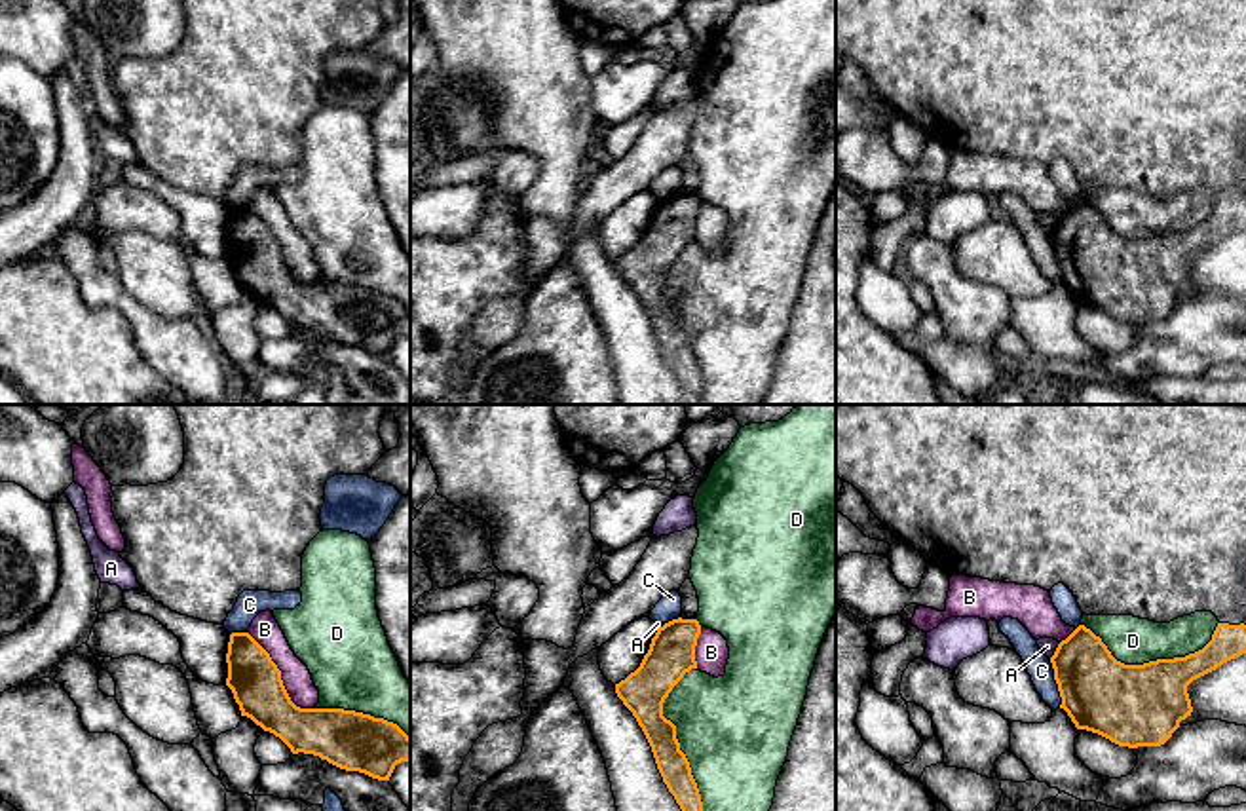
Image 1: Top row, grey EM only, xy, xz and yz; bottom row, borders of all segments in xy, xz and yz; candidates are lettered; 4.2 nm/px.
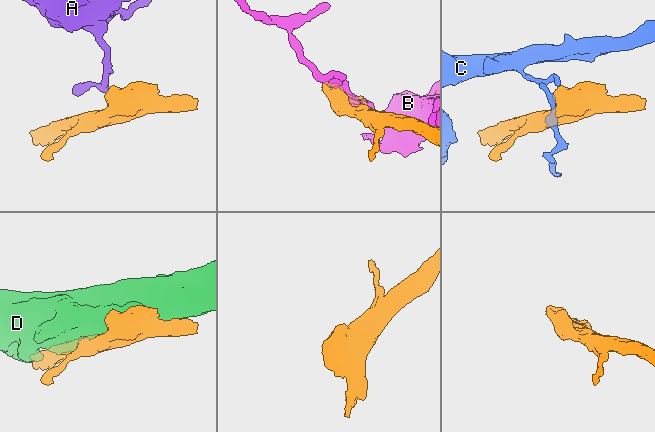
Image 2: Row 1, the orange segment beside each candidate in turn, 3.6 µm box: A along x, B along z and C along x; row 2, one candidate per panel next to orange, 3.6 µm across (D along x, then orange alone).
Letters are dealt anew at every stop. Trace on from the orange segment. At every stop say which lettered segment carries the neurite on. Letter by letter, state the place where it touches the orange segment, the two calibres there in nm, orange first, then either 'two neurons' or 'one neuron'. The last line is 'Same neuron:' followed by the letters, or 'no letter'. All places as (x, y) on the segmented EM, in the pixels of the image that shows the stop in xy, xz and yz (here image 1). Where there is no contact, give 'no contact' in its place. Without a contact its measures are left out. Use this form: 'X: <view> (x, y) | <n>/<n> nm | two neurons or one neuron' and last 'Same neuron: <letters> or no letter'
A: yz (1057, 650) | 320/70 nm | two neurons
B: xy (280, 677) | 220/120 nm | two neurons
C: yz (1057, 682) | 320/110 nm | two neurons
D: yz (1151, 661) | 360/200 nm | two neurons
Same neuron: no letter

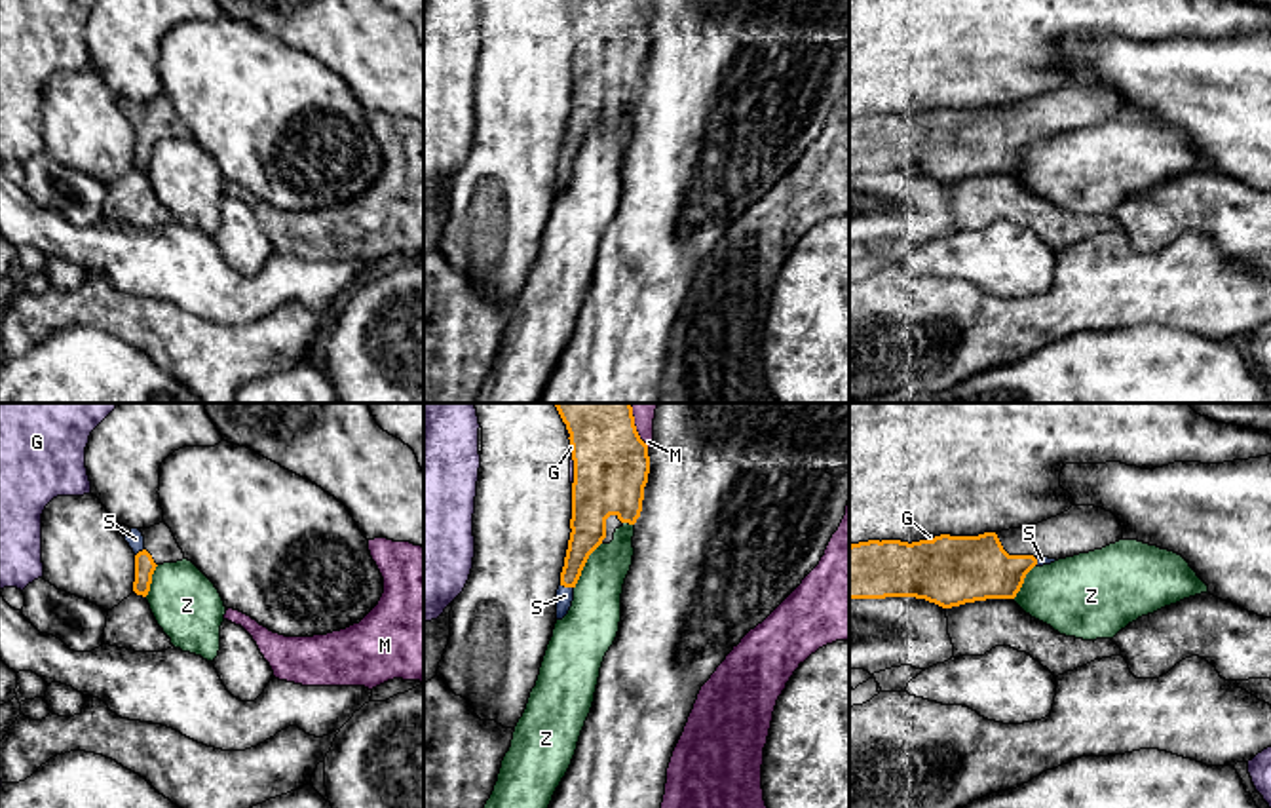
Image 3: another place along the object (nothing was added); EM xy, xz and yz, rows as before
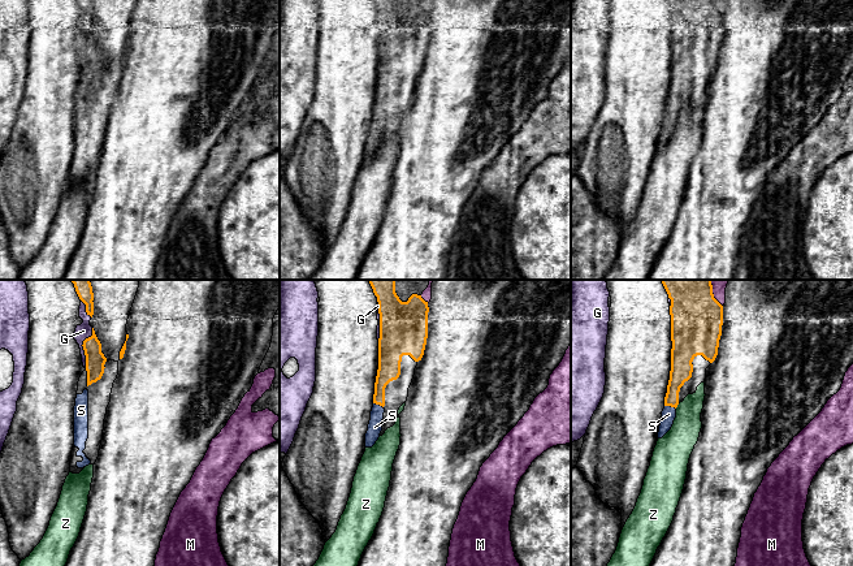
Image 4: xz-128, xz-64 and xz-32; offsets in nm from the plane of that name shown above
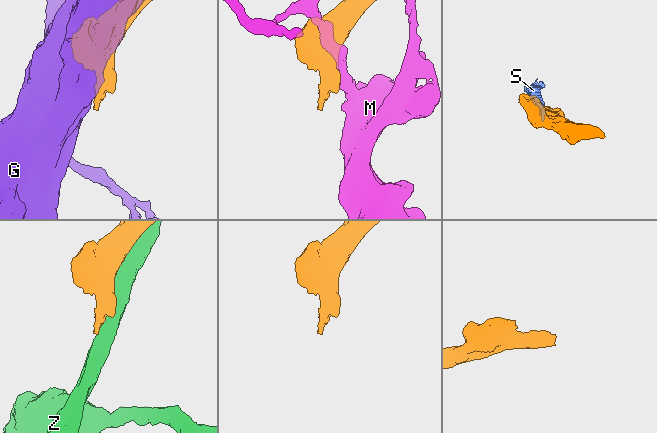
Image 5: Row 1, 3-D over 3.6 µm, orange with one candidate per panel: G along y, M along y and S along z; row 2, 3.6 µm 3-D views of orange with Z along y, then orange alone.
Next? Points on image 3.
G: xz (574, 466) | 320/20 nm | two neurons
M: xz (635, 426) | 320/110 nm | two neurons
S: xz (567, 586) | 140/80 nm | one neuron
Z: xz (584, 565) | 160/220 nm | two neurons
Same neuron: S

